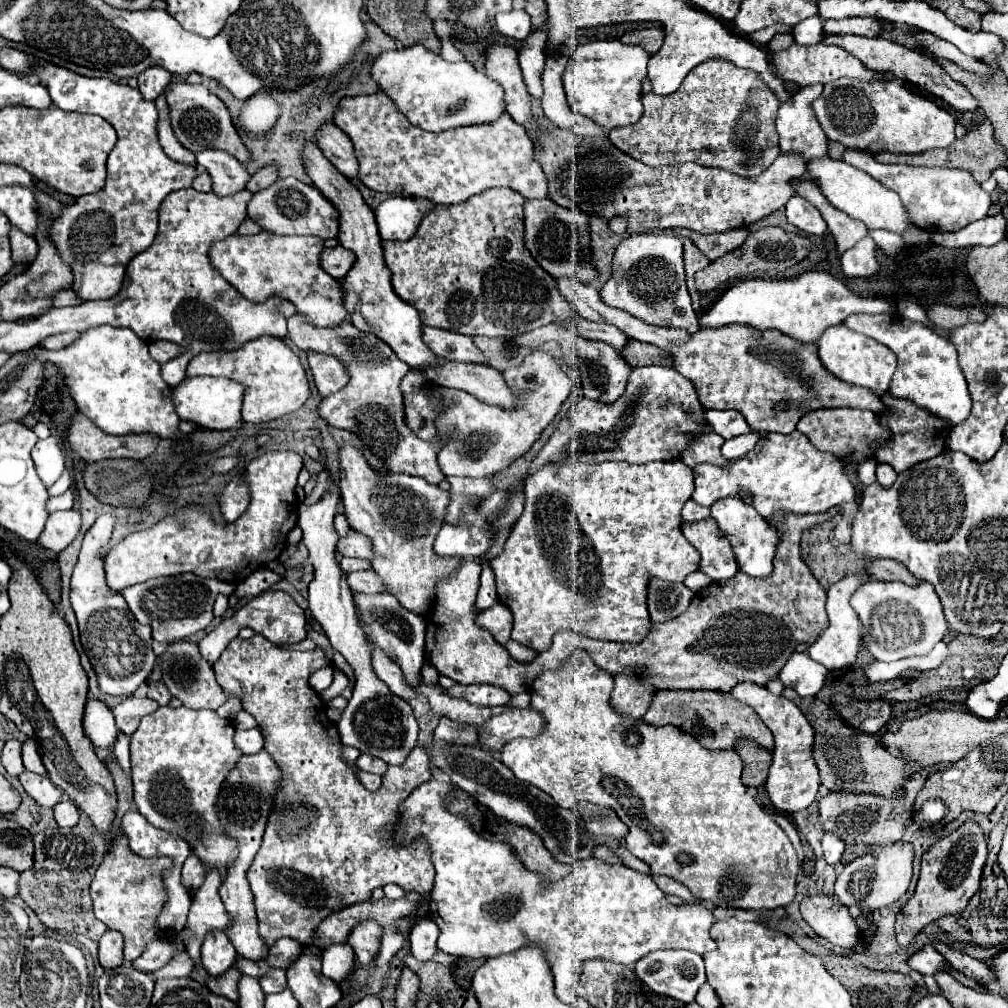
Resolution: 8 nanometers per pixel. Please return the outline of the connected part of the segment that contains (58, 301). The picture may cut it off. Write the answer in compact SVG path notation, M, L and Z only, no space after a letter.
M71 288L53 294L53 306L55 308L61 308L61 306L77 306L77 304L81 304L81 300L79 300L79 296L75 296L75 292Z

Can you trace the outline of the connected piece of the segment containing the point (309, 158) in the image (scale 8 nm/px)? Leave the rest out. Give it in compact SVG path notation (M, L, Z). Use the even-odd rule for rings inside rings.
M307 142L303 152L303 166L307 170L307 176L311 182L323 192L325 198L339 210L341 214L341 228L339 228L339 244L343 248L355 250L355 264L347 272L347 276L341 280L343 292L345 292L345 306L351 312L353 324L361 332L371 332L379 336L383 342L387 342L393 352L407 362L411 368L423 368L425 364L433 364L437 356L423 344L421 340L421 320L413 306L405 304L391 286L391 270L385 266L383 250L381 250L381 238L377 232L377 222L373 210L365 204L361 192L353 186L353 182L343 176L313 144Z

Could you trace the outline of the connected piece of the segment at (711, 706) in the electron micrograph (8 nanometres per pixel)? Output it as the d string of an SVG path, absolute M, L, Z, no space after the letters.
M675 690L675 692L655 692L643 722L651 726L677 726L685 734L695 736L707 750L729 750L735 748L737 740L753 740L765 750L773 750L771 730L751 712L749 708L739 708L735 700L723 696L715 690Z

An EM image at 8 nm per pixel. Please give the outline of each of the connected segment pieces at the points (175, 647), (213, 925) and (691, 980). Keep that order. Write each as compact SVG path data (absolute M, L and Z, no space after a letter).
M175 640L167 644L167 650L161 654L161 680L171 692L173 698L179 698L185 708L211 708L217 710L227 702L227 694L215 680L213 666L201 656L195 642Z
M209 870L203 886L193 896L193 904L187 918L187 928L191 930L191 938L187 940L185 946L195 964L201 960L203 936L213 930L227 930L231 924L231 918L219 896L219 886L221 886L219 872Z
M659 950L659 952L651 952L647 956L643 956L637 966L635 972L639 976L639 980L655 994L661 996L669 996L675 1000L681 1000L685 1004L695 1000L697 990L705 984L705 966L703 966L703 958L695 952L687 952L687 950Z

